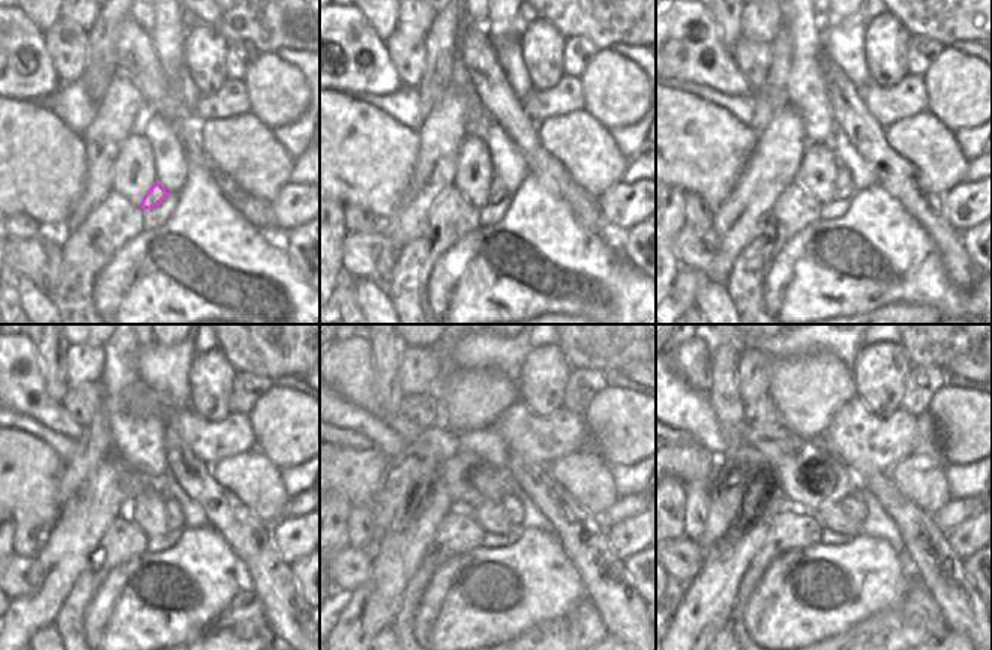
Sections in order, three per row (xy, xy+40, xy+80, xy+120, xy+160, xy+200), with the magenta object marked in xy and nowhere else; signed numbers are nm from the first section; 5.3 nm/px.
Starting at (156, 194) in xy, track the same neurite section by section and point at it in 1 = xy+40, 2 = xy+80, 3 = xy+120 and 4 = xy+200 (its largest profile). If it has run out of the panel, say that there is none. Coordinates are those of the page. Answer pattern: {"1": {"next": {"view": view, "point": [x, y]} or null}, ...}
{"1": {"next": {"view": "xy+40", "point": [497, 191]}}, "2": {"next": {"view": "xy+80", "point": [844, 186]}}, "3": {"next": {"view": "xy+120", "point": [173, 512]}}, "4": {"next": {"view": "xy+200", "point": [853, 506]}}}

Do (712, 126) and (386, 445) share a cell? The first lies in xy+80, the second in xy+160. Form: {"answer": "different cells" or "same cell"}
{"answer": "different cells"}

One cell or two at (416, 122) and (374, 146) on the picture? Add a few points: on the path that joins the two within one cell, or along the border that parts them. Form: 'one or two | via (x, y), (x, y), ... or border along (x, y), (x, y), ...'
two | border along (378, 107), (416, 131)

